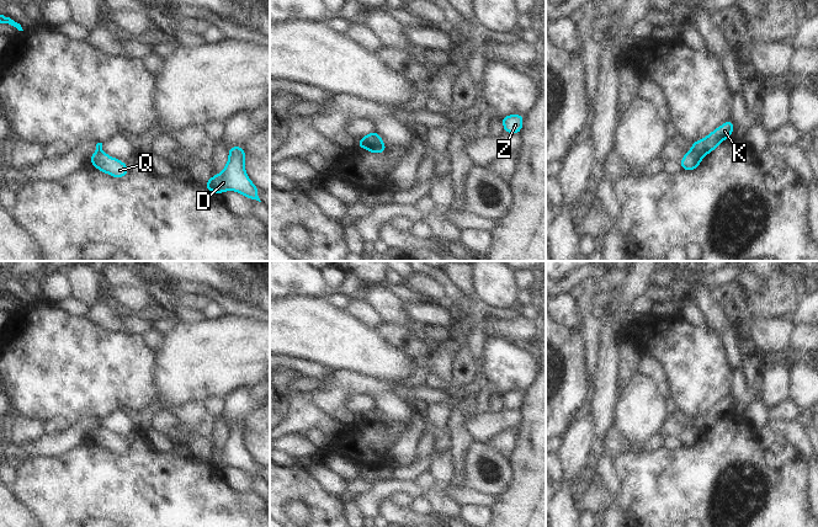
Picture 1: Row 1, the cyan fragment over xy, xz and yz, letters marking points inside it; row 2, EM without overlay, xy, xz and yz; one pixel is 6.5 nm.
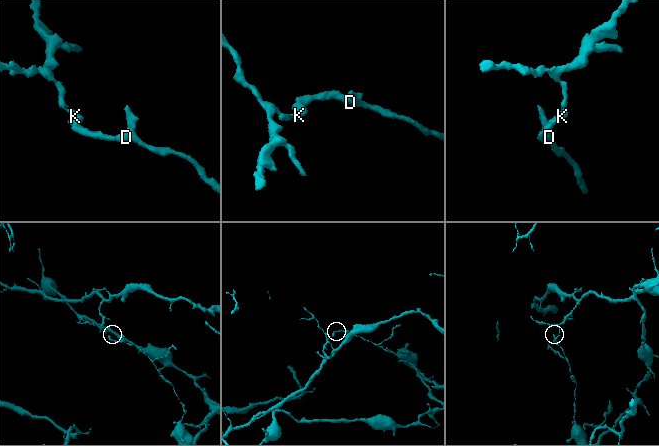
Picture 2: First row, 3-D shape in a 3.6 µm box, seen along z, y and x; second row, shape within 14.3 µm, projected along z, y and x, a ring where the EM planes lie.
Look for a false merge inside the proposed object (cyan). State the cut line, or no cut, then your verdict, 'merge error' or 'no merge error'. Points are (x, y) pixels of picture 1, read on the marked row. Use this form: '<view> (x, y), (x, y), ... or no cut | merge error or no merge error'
yz (691, 149), (704, 155) | merge error

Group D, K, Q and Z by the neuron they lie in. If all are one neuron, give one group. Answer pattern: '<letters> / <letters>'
D Q Z / K

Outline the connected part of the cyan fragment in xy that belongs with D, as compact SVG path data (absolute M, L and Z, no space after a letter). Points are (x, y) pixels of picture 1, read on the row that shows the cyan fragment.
M234 145L228 149L228 163L219 175L213 175L203 186L206 190L221 195L224 191L237 191L249 199L260 198L259 188L245 172L245 148Z

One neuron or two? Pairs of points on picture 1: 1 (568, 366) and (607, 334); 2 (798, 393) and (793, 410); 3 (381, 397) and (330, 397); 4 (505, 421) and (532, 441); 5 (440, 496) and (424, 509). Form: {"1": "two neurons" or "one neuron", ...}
{"1": "two neurons", "2": "two neurons", "3": "one neuron", "4": "two neurons", "5": "two neurons"}

